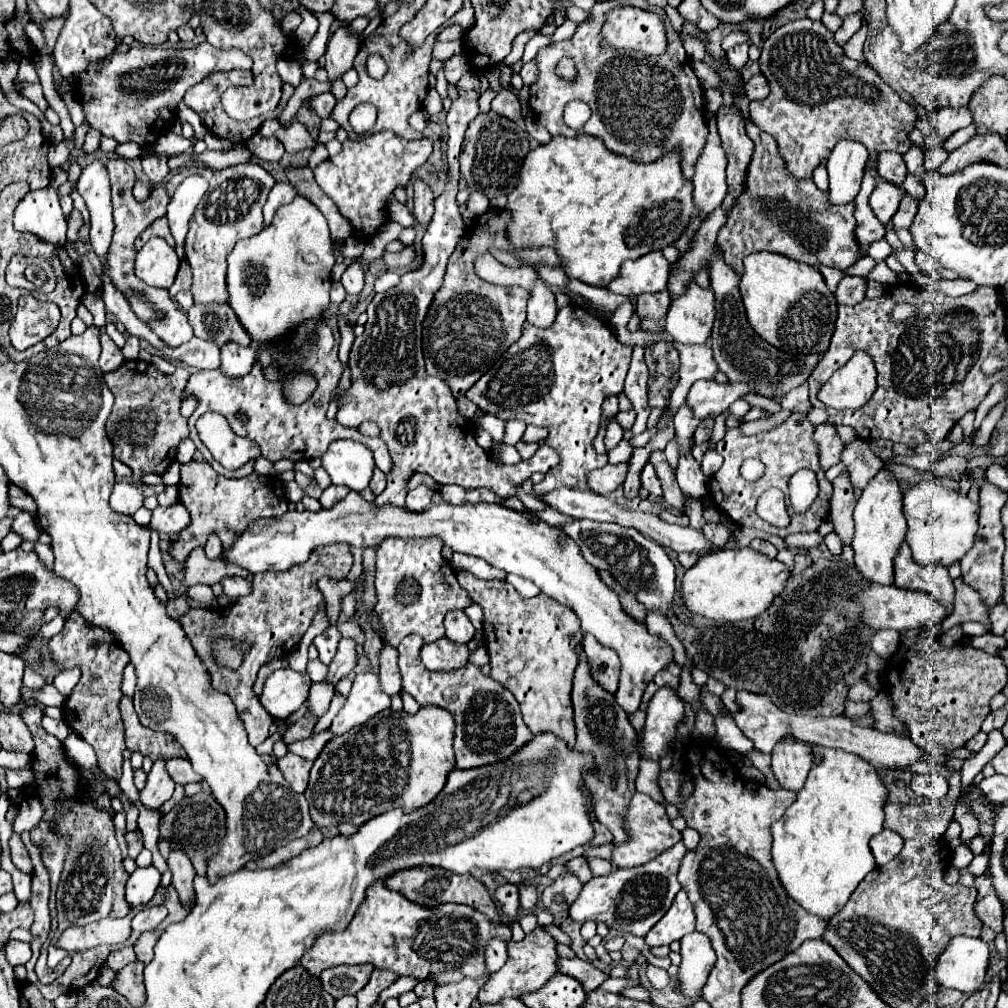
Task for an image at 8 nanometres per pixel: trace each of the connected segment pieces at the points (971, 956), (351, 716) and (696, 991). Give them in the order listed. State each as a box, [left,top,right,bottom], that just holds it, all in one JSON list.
[[934,937,988,993],[330,673,390,735],[676,931,716,999]]

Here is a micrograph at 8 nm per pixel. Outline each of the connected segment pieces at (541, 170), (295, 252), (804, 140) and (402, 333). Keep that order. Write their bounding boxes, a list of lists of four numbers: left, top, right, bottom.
[[504,135,696,287],[228,195,336,405],[750,19,916,179],[336,89,560,507]]

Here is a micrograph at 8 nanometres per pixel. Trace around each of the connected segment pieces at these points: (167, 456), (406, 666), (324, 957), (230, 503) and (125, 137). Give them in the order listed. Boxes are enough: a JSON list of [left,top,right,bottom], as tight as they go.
[[104,359,188,481],[398,634,534,769],[300,881,512,979],[168,461,288,563],[74,43,250,147]]

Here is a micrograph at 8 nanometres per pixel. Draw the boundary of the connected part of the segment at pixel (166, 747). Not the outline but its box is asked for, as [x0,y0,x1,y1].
[119,695,186,761]

